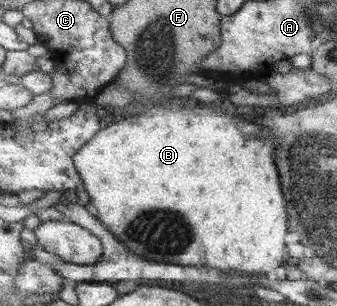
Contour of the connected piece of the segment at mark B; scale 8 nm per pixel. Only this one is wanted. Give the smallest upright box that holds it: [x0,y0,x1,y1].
[75,101,290,276]

